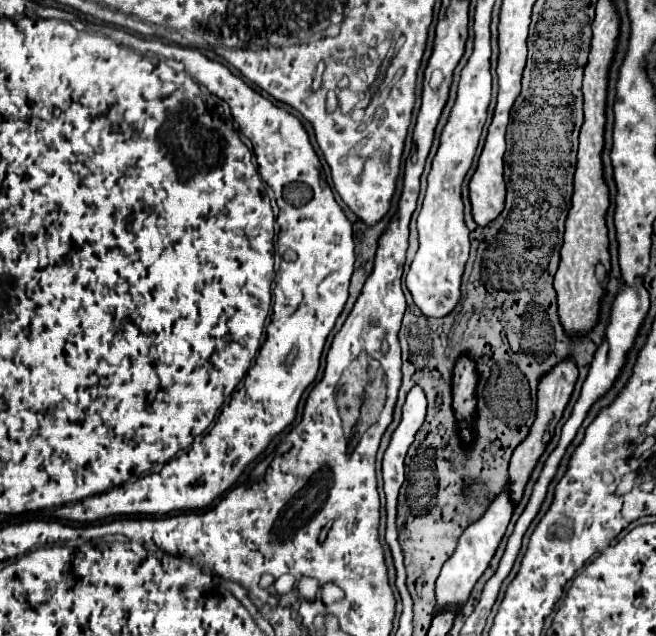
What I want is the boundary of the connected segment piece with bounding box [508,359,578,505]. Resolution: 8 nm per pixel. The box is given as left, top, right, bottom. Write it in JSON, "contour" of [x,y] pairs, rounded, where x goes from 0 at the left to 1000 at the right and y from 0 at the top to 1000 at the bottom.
{"contour":[[[863,564],[857,571],[851,571],[845,577],[845,583],[838,583],[835,590],[826,593],[823,599],[823,608],[820,608],[820,653],[817,653],[817,662],[805,681],[805,687],[784,706],[780,712],[780,722],[777,722],[777,741],[774,741],[774,769],[777,769],[777,778],[784,781],[784,794],[793,791],[796,778],[799,778],[799,766],[808,753],[808,744],[814,741],[823,715],[829,712],[832,700],[838,697],[838,690],[845,687],[845,675],[848,675],[848,665],[854,662],[857,649],[860,649],[860,640],[866,637],[869,631],[869,621],[872,621],[872,612],[875,612],[875,602],[881,596],[881,580],[875,574],[872,564]]]}

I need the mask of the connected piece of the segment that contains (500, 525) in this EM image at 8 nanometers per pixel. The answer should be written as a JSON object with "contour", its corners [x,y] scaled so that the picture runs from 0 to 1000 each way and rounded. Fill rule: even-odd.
{"contour":[[[768,769],[753,788],[750,794],[744,797],[744,803],[738,807],[738,813],[732,813],[726,822],[713,825],[713,832],[704,838],[701,851],[698,851],[698,860],[695,860],[695,869],[680,882],[680,888],[674,892],[671,904],[668,904],[668,914],[665,914],[665,964],[671,958],[680,958],[686,951],[692,954],[704,954],[710,948],[710,942],[716,939],[716,929],[723,923],[723,917],[732,910],[732,904],[741,898],[747,879],[753,876],[768,838],[771,838],[771,829],[777,822],[777,813],[780,813],[780,803],[784,803],[784,794],[774,781],[774,769]]]}

